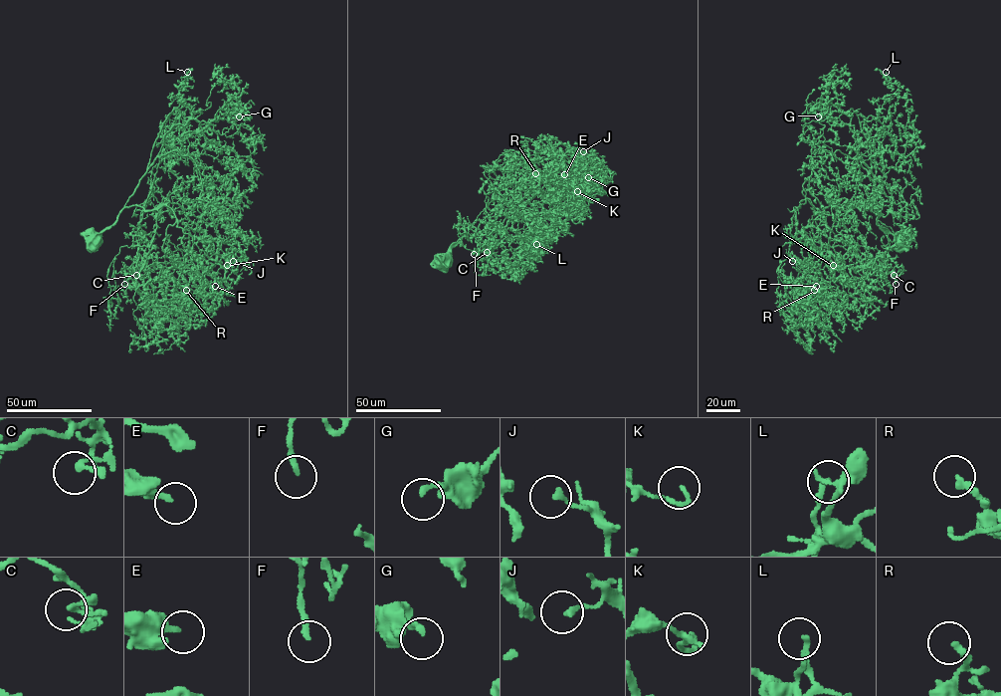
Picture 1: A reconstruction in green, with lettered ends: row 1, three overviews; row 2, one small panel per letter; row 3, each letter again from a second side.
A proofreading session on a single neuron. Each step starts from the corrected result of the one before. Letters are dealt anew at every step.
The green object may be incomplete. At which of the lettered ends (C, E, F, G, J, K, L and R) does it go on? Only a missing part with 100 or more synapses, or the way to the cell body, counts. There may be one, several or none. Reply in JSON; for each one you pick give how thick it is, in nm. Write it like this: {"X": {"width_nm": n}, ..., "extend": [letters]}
{"extend": []}

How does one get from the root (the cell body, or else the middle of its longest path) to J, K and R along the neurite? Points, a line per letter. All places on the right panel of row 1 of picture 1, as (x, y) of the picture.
J: (900, 239), (877, 222), (870, 169), (837, 149), (803, 185), (805, 198), (792, 223), (810, 259), (792, 261)
K: (900, 239), (878, 223), (875, 207), (844, 211), (830, 205), (801, 229), (810, 223), (815, 254), (833, 265)
R: (900, 239), (875, 207), (828, 206), (815, 222), (826, 226), (818, 250), (834, 271), (833, 303), (814, 290)

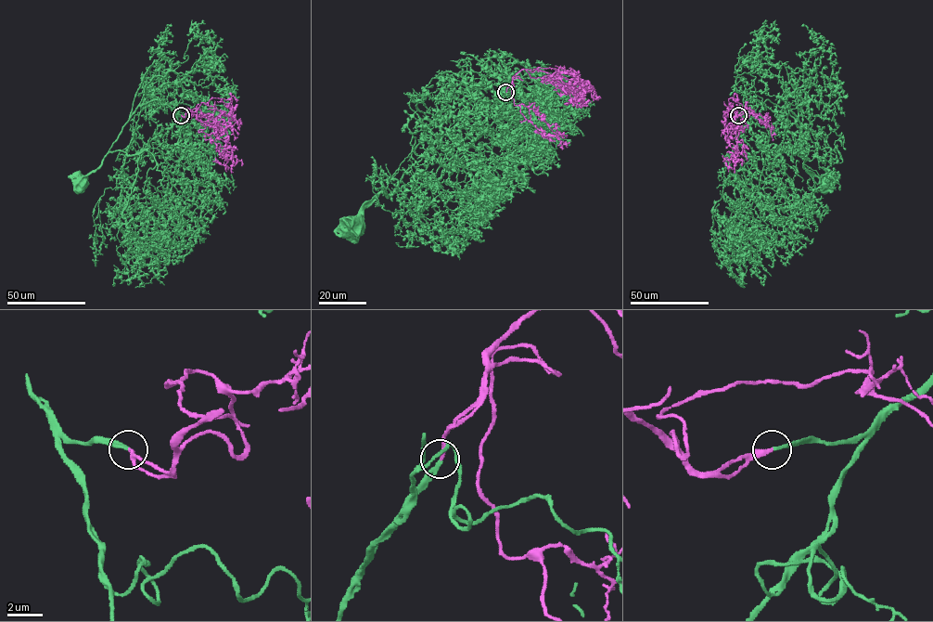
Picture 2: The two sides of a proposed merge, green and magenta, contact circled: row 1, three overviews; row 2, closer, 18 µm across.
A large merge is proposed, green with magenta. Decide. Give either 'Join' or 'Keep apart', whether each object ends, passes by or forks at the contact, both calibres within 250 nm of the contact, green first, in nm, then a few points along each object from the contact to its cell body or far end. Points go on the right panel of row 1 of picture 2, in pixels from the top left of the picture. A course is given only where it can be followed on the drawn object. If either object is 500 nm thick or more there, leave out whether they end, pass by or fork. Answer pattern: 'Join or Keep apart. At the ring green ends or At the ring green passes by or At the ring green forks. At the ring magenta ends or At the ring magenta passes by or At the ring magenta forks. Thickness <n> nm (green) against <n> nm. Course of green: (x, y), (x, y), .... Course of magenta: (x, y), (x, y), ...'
Join. At the ring green ends. At the ring magenta ends. Thickness 200 nm (green) against 220 nm. Course of green: (738, 114), (768, 99), (780, 107), (785, 106), (800, 124), (803, 166), (825, 182). Course of magenta: (738, 114), (732, 117), (723, 111), (722, 132), (735, 152), (728, 167), (727, 158)

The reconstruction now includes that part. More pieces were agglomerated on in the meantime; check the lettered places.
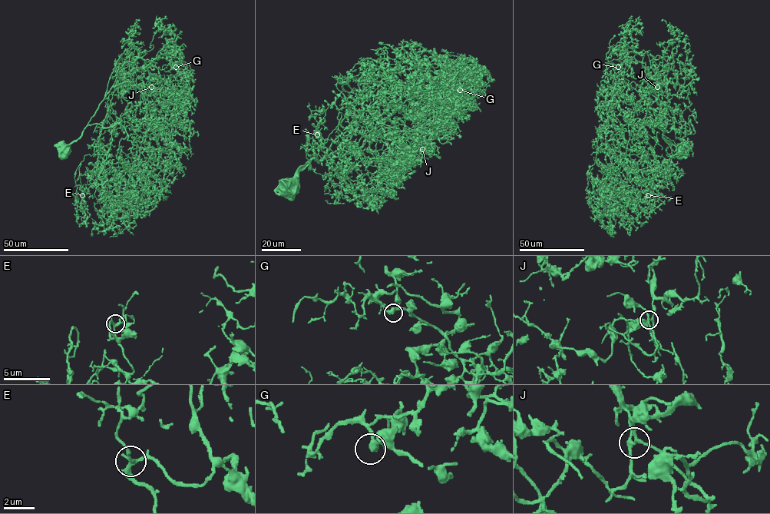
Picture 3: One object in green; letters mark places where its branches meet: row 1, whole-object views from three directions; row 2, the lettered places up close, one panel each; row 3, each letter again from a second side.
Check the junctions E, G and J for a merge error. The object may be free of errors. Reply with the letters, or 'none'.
none

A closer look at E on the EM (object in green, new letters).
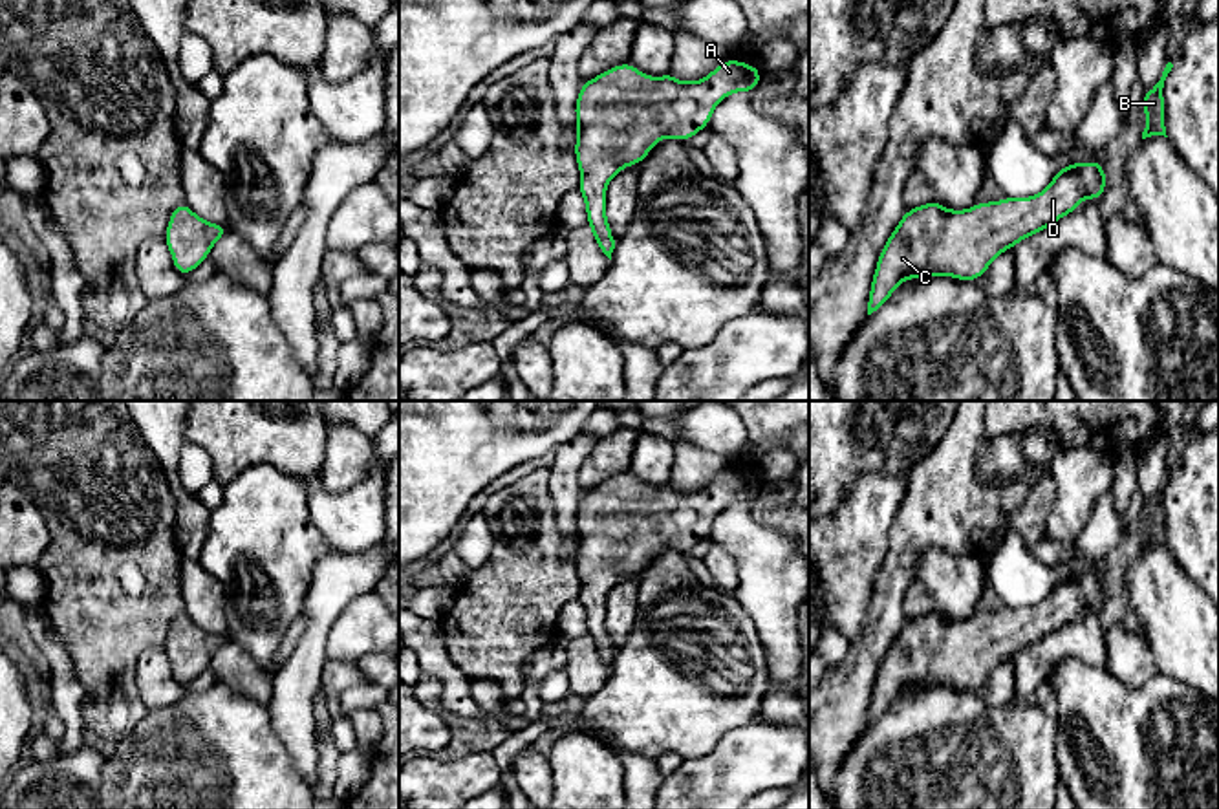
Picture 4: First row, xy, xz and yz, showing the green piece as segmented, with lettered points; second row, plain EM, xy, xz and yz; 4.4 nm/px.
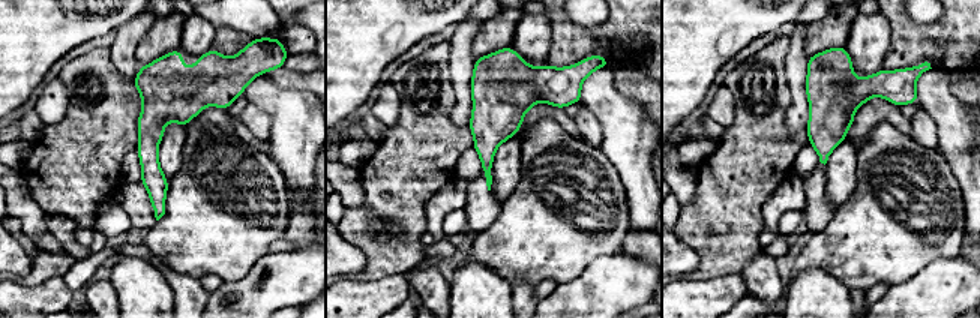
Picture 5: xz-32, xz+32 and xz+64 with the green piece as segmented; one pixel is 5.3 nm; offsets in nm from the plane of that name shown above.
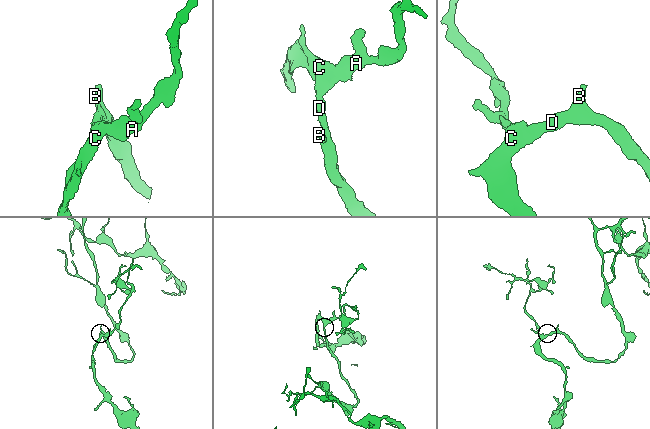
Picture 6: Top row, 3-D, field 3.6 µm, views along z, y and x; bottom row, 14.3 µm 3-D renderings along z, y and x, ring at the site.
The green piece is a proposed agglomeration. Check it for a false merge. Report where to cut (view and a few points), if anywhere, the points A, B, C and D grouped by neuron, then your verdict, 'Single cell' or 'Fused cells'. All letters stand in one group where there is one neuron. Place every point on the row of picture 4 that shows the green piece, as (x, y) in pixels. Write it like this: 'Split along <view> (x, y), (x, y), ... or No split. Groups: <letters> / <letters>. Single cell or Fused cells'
No split. Groups: A B C D. Single cell

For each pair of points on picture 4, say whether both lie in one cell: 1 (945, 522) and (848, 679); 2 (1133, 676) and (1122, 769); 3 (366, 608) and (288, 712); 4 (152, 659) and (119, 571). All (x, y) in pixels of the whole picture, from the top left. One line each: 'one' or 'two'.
1: one
2: two
3: two
4: two

